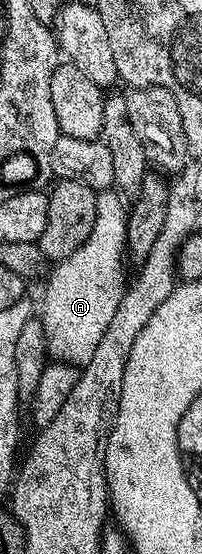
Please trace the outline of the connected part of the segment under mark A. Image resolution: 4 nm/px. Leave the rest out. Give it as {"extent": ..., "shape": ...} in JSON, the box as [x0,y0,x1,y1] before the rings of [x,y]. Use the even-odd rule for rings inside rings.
{"extent":[39,189,129,368],"shape":[[[112,189],[100,191],[97,195],[97,203],[95,204],[95,224],[91,227],[91,236],[87,236],[87,240],[75,252],[71,252],[71,256],[67,256],[64,260],[56,263],[48,271],[47,281],[45,286],[45,303],[39,306],[39,317],[43,324],[43,332],[45,333],[45,343],[49,349],[49,358],[55,360],[58,358],[61,362],[70,362],[74,368],[80,368],[87,365],[91,360],[91,356],[95,356],[95,348],[99,344],[99,339],[103,337],[103,332],[107,332],[107,324],[111,324],[112,318],[115,316],[115,308],[119,308],[119,300],[125,294],[125,287],[127,285],[127,274],[125,278],[125,262],[127,263],[127,251],[125,245],[127,244],[127,220],[129,215],[127,213],[127,206],[123,203],[122,195],[114,192]]]}

